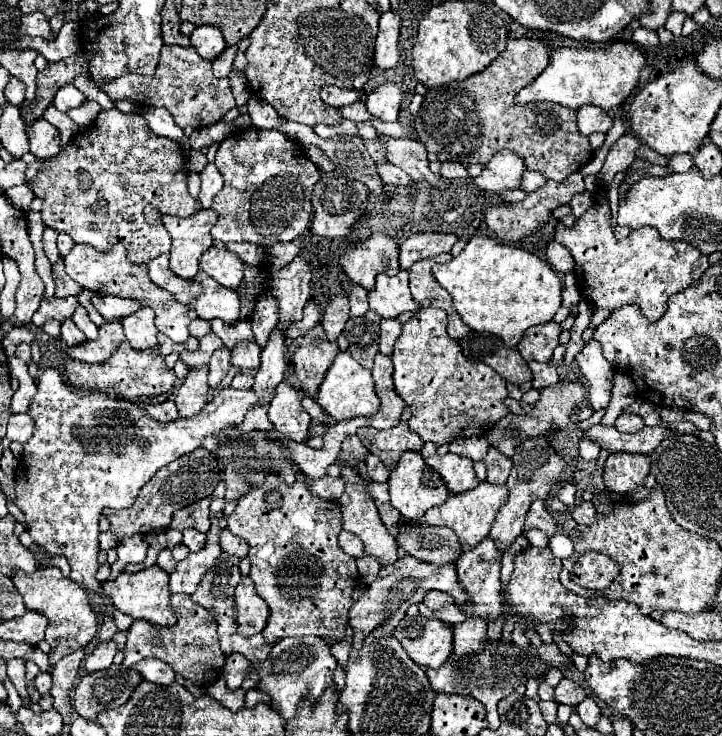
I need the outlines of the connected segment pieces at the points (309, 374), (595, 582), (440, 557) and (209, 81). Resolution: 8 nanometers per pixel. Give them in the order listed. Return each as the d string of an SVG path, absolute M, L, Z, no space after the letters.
M320 324L304 334L302 344L294 354L294 372L300 380L300 388L304 394L316 396L318 386L322 384L322 378L338 352L338 344L326 338Z
M584 552L572 572L570 578L585 588L593 590L604 590L612 584L612 580L620 574L620 566L610 560L606 554L598 554L598 552Z
M402 522L398 524L396 540L398 546L410 556L422 562L432 562L436 566L454 564L462 554L458 536L450 528L442 528L442 526L424 528Z
M164 46L160 54L160 62L154 76L140 74L124 74L112 82L104 82L100 86L112 100L132 100L140 106L162 106L166 108L174 122L180 128L204 128L226 116L230 108L234 108L234 96L228 78L216 78L212 74L212 64L198 56L198 52L188 46Z

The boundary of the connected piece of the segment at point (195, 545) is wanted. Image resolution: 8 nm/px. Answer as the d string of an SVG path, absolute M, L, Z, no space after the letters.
M188 528L182 534L184 534L184 544L190 548L190 552L198 552L206 546L206 534L196 532L194 528Z

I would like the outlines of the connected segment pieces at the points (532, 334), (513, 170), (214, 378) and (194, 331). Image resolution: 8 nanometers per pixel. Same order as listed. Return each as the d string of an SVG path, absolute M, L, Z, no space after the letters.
M556 322L540 324L528 328L524 338L518 342L518 352L526 362L550 362L554 348L558 346L558 336L562 328Z
M498 150L488 164L484 164L484 170L480 176L474 178L476 186L480 190L488 192L502 192L504 188L520 188L520 178L524 172L524 160L514 156L514 152Z
M220 348L218 352L214 352L212 360L210 360L210 378L208 378L208 386L210 388L218 388L222 378L226 376L226 372L230 370L230 350L228 348Z
M202 318L192 320L192 324L190 324L190 334L192 334L192 336L202 338L202 336L206 336L208 332L210 332L210 324L208 324L206 320L202 320Z

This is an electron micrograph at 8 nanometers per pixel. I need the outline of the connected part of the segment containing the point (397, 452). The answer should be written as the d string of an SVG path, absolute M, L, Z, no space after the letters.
M400 422L398 426L390 428L390 430L376 430L376 428L358 428L358 438L362 440L362 444L374 454L378 456L390 470L396 466L398 458L406 452L406 450L416 450L420 452L422 448L422 440L416 432L412 432L408 428L406 422Z

